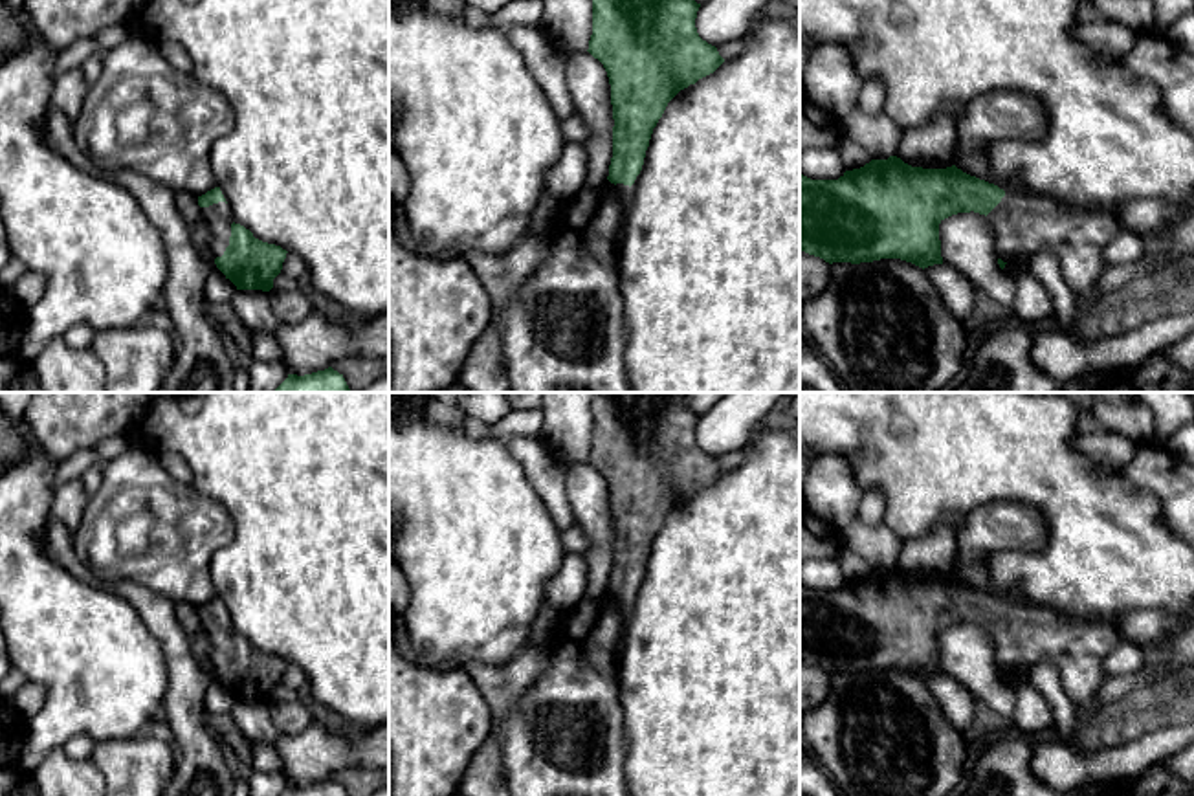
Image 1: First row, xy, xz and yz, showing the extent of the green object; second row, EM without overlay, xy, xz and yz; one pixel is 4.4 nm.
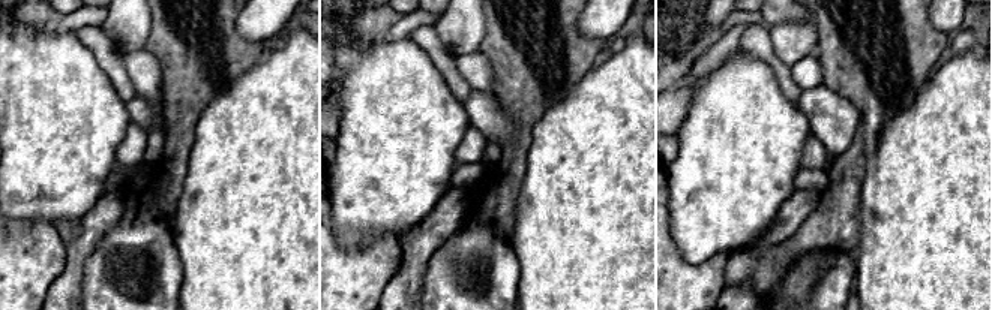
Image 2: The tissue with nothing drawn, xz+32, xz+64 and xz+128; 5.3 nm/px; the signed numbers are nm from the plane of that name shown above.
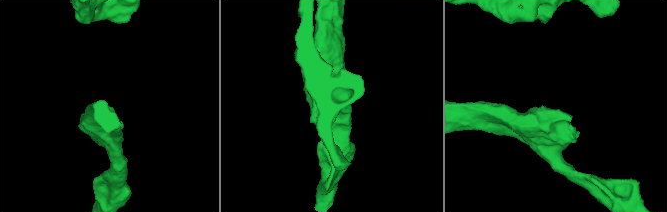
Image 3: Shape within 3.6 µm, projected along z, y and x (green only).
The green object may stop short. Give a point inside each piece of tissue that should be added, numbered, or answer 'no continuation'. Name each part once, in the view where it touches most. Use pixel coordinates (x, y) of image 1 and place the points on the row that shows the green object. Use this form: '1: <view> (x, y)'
1: xy (219, 217)

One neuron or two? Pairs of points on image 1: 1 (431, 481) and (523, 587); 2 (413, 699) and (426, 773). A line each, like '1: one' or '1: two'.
1: one
2: one

